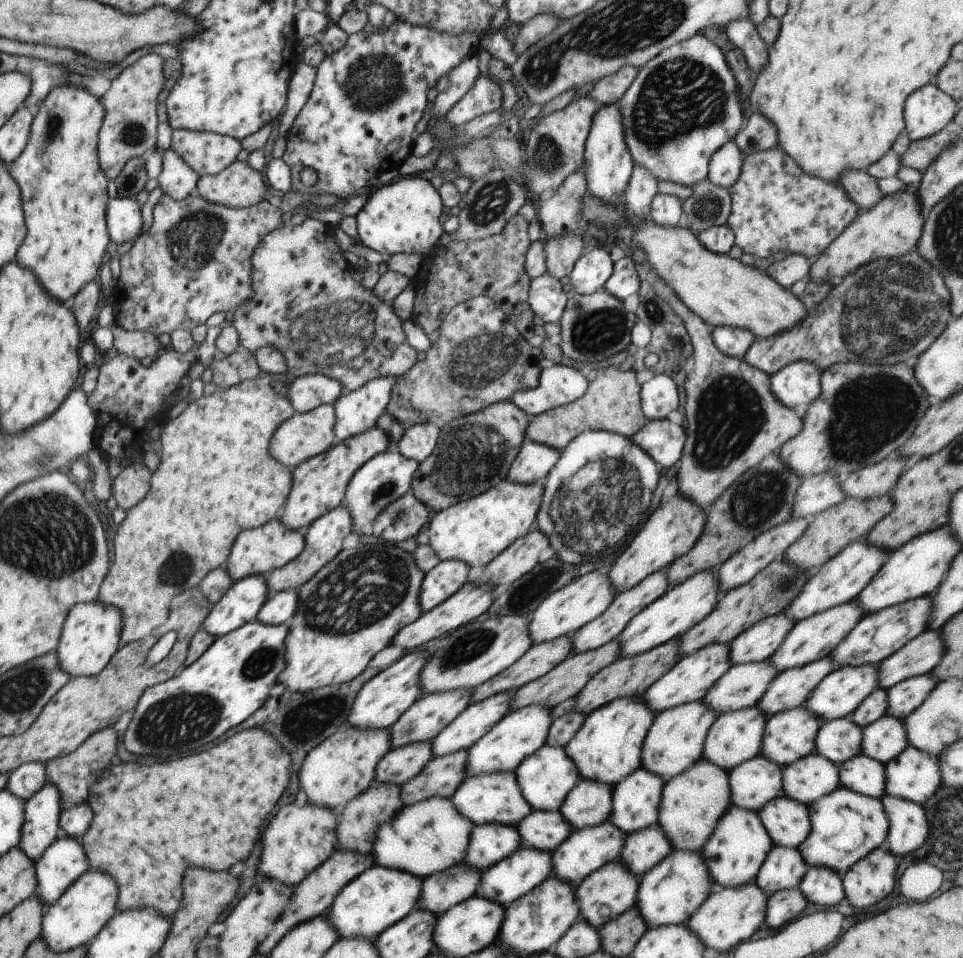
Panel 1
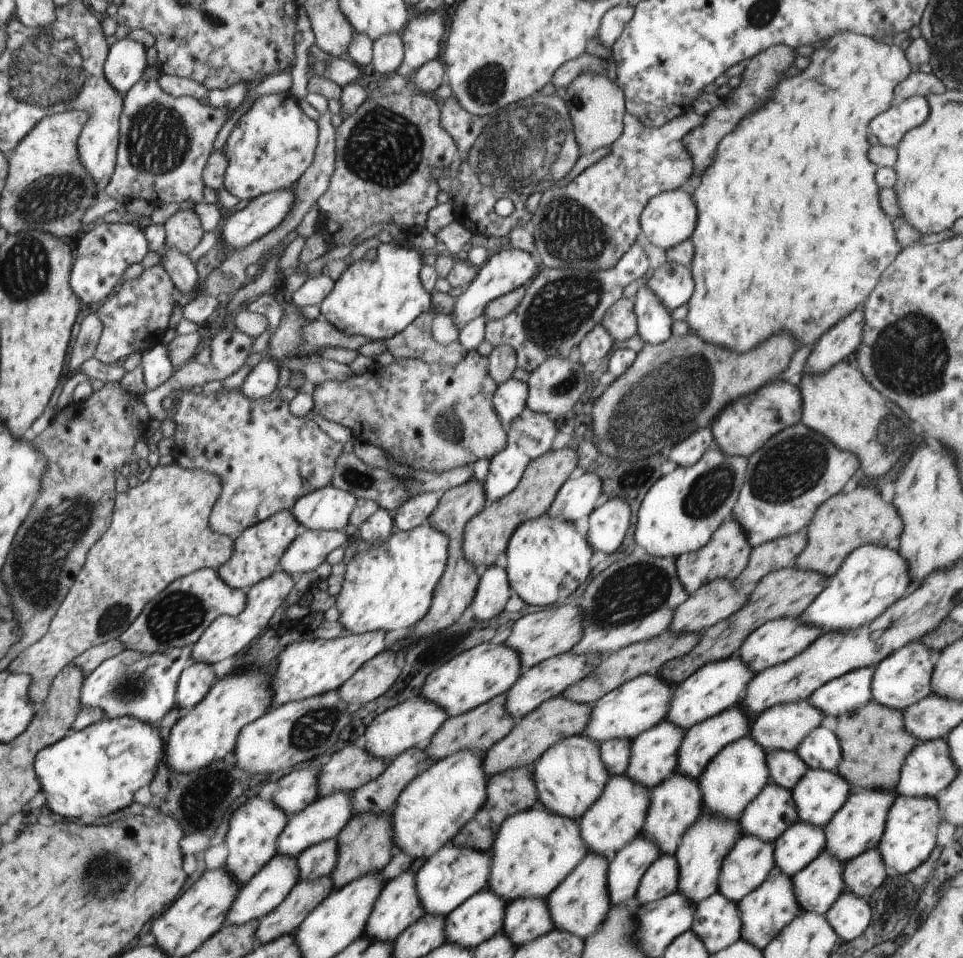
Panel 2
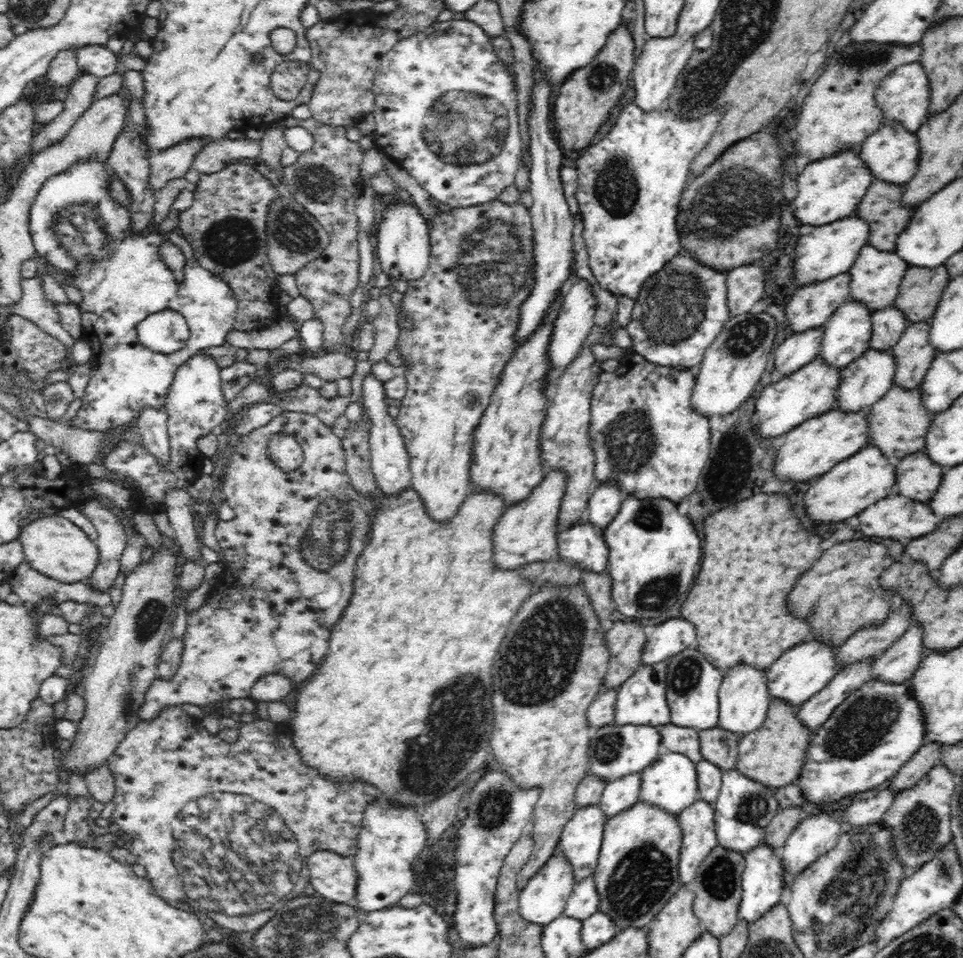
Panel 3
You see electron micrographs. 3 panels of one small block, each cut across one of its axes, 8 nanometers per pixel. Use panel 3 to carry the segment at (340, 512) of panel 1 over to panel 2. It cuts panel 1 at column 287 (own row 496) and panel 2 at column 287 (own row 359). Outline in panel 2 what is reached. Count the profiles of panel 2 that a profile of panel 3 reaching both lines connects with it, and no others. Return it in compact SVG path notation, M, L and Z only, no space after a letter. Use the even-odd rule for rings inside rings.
M278 569L269 578L258 582L257 585L246 590L248 602L244 612L236 617L223 615L212 622L202 638L194 645L194 661L212 665L229 656L245 652L252 645L252 640L262 630L266 629L274 612L284 603L285 598L290 594L295 583L289 575Z

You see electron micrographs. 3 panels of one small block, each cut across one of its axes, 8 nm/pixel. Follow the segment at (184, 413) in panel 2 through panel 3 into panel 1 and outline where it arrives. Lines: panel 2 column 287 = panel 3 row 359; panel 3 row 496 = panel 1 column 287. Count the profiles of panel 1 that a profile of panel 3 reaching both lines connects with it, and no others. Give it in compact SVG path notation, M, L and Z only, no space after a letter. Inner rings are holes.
M333 404L318 406L315 410L305 414L295 413L292 418L282 422L277 430L274 430L274 436L270 440L270 452L272 456L282 462L292 471L298 464L327 452L334 446L334 422L336 416Z

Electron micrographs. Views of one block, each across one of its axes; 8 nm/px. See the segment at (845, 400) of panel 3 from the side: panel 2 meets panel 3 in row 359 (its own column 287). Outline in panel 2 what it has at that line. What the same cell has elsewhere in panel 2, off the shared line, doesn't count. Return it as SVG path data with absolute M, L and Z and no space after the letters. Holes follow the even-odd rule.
M276 854L264 868L246 885L240 886L240 892L228 912L228 925L244 925L251 921L259 921L275 910L298 884L299 871L296 857L284 857Z

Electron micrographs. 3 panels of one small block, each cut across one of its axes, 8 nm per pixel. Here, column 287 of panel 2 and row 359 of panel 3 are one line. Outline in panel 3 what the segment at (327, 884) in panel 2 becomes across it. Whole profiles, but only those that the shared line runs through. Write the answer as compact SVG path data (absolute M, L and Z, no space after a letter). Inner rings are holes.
M929 321L909 324L891 348L897 361L894 386L916 389L923 382L938 354L930 345L928 332Z

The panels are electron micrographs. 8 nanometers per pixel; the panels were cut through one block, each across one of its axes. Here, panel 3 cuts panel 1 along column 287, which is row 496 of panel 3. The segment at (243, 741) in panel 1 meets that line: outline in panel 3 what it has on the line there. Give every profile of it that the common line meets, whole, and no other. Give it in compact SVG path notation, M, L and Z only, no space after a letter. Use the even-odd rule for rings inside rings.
M756 494L706 518L702 570L682 606L682 616L696 624L696 649L720 672L726 673L741 664L767 670L793 645L813 639L810 623L790 614L786 596L794 588L796 580L810 570L810 564L822 556L820 542L820 536L810 534L804 522L796 516L794 506L784 494Z

